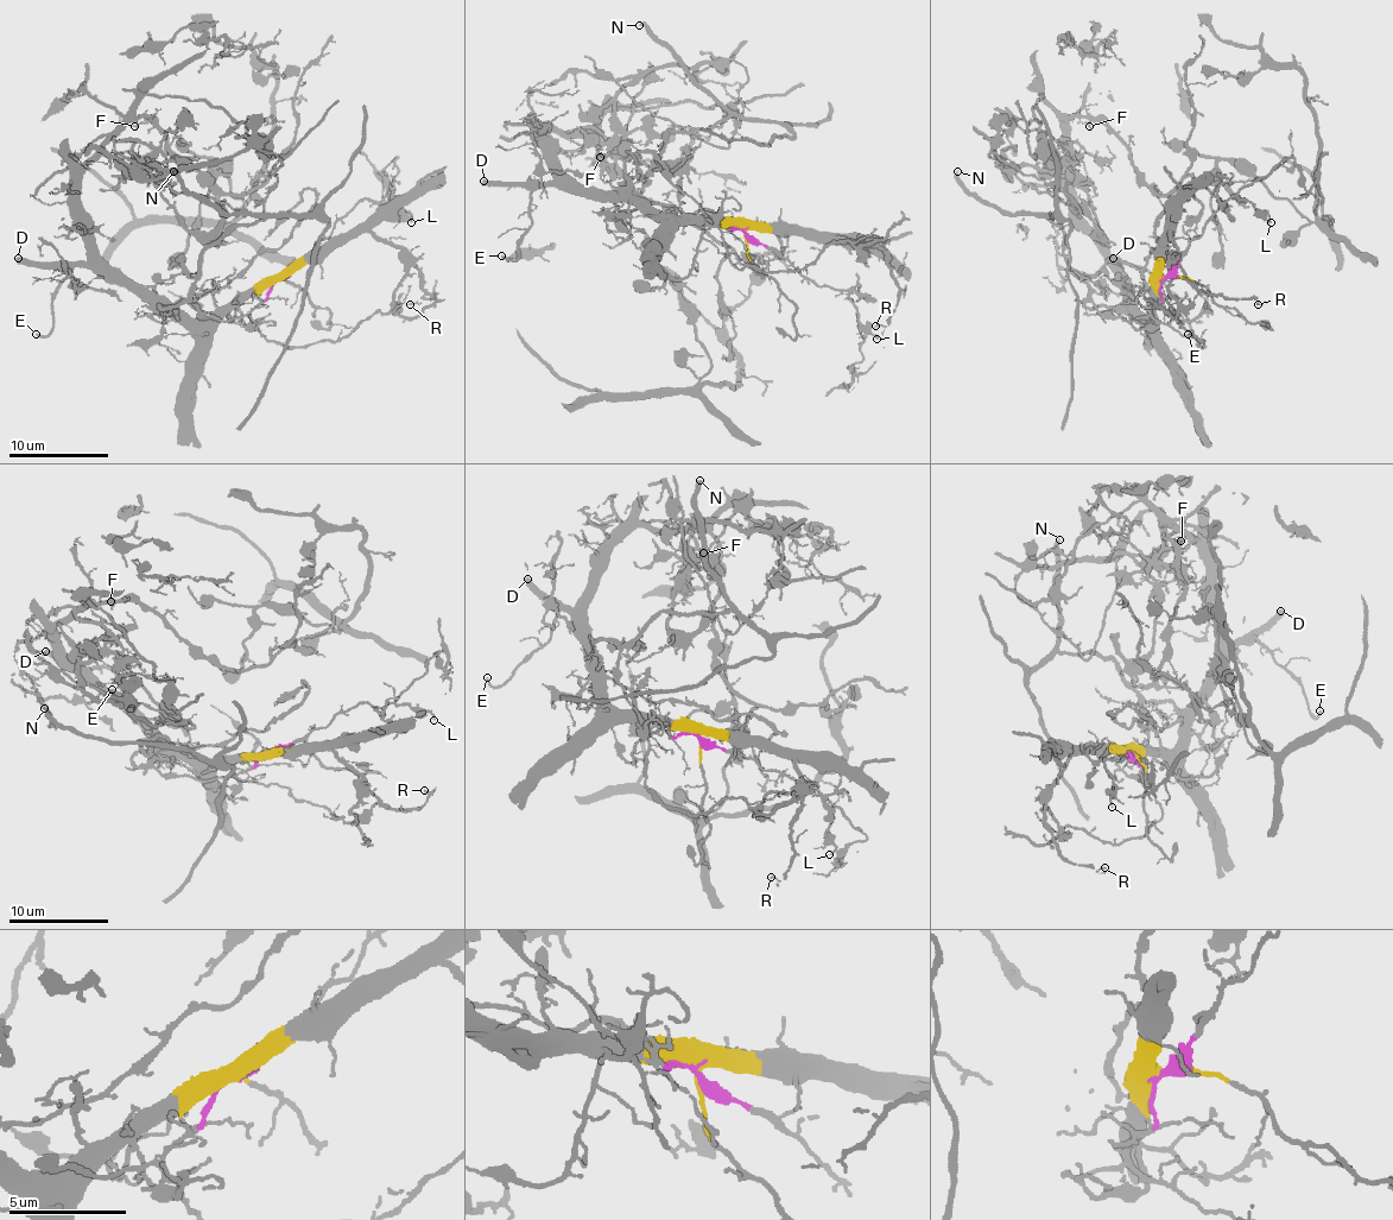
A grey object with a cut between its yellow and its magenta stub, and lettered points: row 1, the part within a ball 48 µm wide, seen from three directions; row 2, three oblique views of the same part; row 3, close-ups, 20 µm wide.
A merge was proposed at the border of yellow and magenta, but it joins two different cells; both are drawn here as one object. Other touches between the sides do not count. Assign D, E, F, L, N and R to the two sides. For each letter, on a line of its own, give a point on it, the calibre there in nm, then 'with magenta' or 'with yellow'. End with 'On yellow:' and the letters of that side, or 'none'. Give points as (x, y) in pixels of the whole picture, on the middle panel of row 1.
D: at (483, 181); 480 nm thick; with yellow
E: at (501, 255); 200 nm thick; with yellow
F: at (600, 157); 150 nm thick; with yellow
L: at (877, 339); 120 nm thick; with magenta
N: at (639, 25); 280 nm thick; with magenta
R: at (875, 326); 100 nm thick; with yellow
On yellow: D, E, F, R

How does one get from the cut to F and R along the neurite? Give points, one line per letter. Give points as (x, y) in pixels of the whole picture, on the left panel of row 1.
F: (280, 278), (201, 320), (178, 320), (99, 255), (78, 210), (82, 169), (133, 126)
R: (280, 278), (308, 263), (320, 263), (334, 247), (361, 233), (391, 240), (434, 297), (409, 304)

